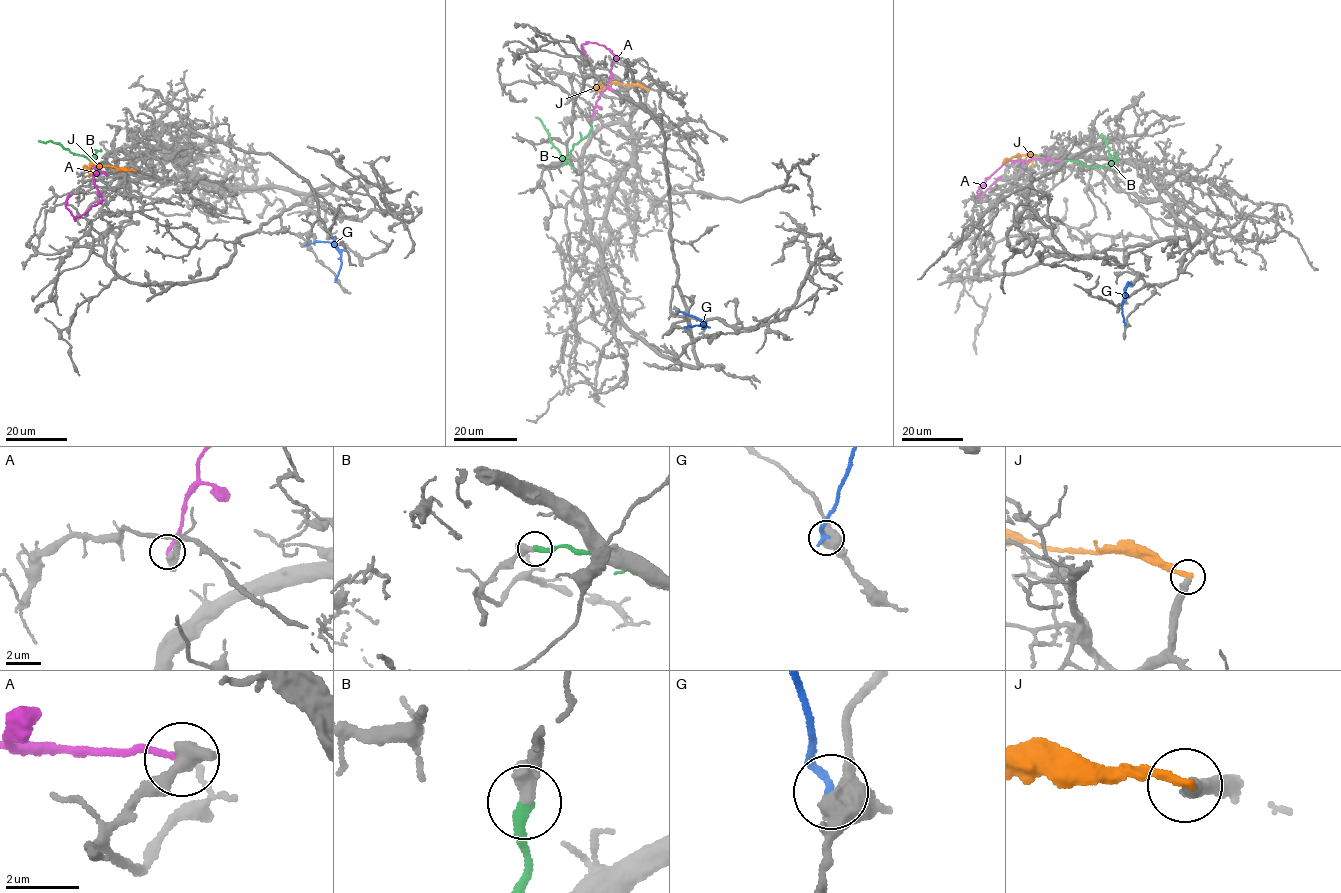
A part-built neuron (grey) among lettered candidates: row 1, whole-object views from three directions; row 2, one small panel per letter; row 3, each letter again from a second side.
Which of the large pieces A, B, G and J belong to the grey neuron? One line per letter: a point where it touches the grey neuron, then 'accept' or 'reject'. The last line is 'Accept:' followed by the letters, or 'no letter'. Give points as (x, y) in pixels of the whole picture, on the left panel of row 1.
A: contact (97, 165); reject
B: contact (99, 164); accept
G: contact (336, 280); reject
J: contact (135, 171); reject
Accept: B

